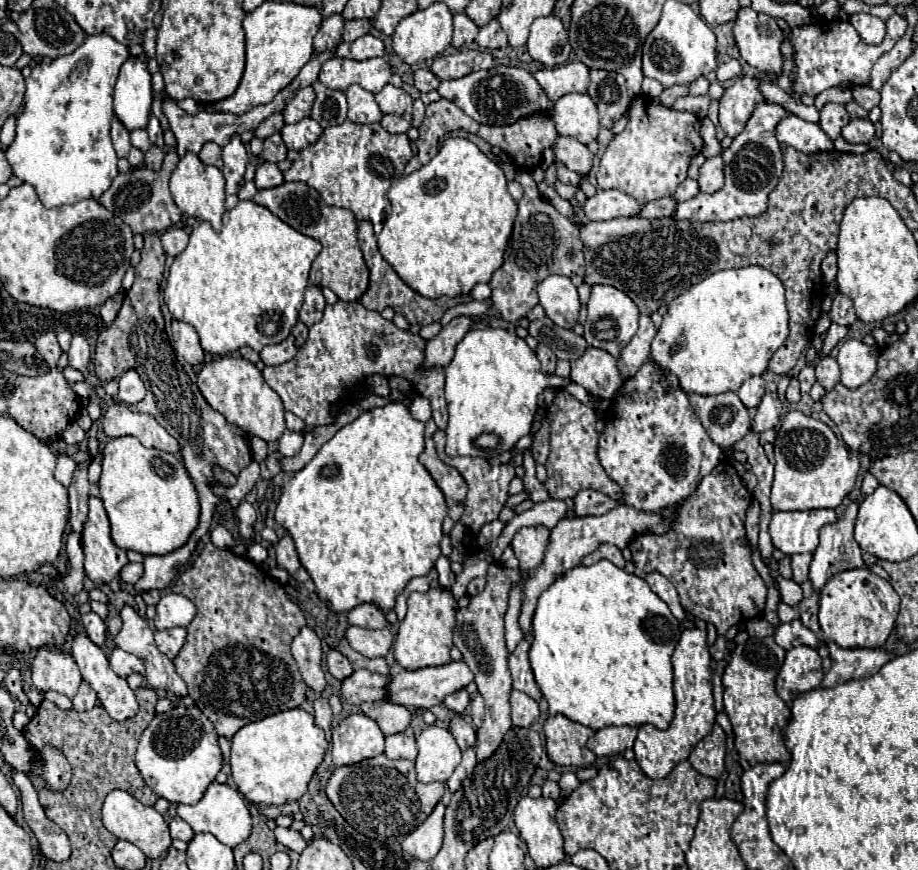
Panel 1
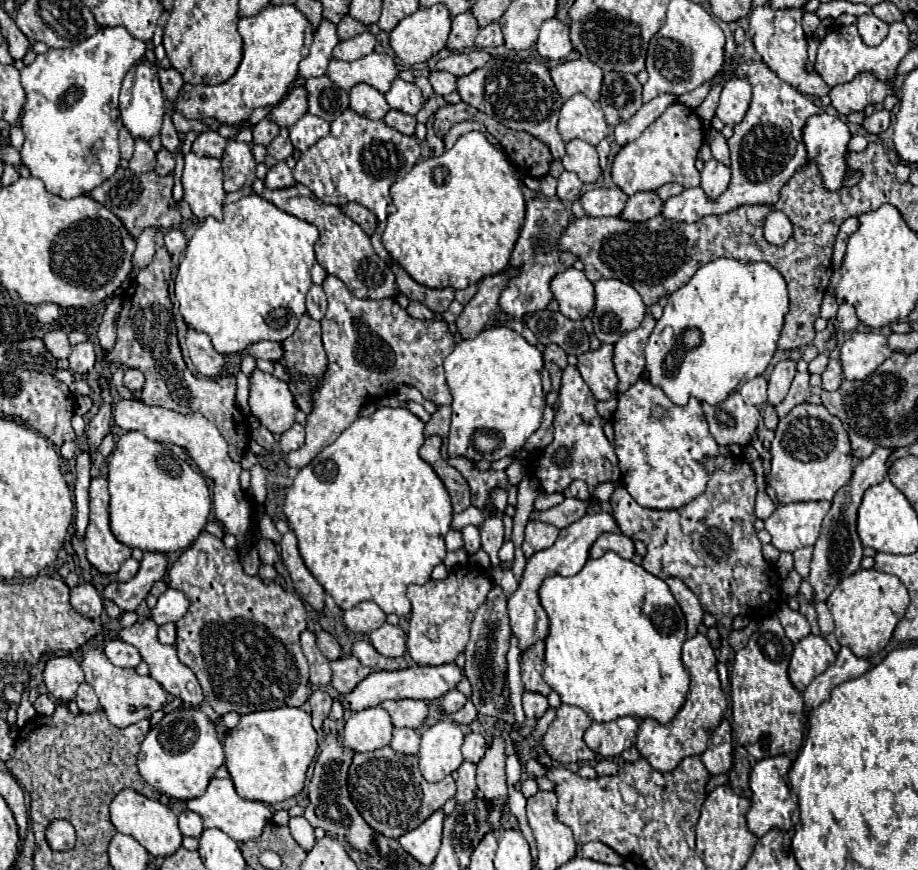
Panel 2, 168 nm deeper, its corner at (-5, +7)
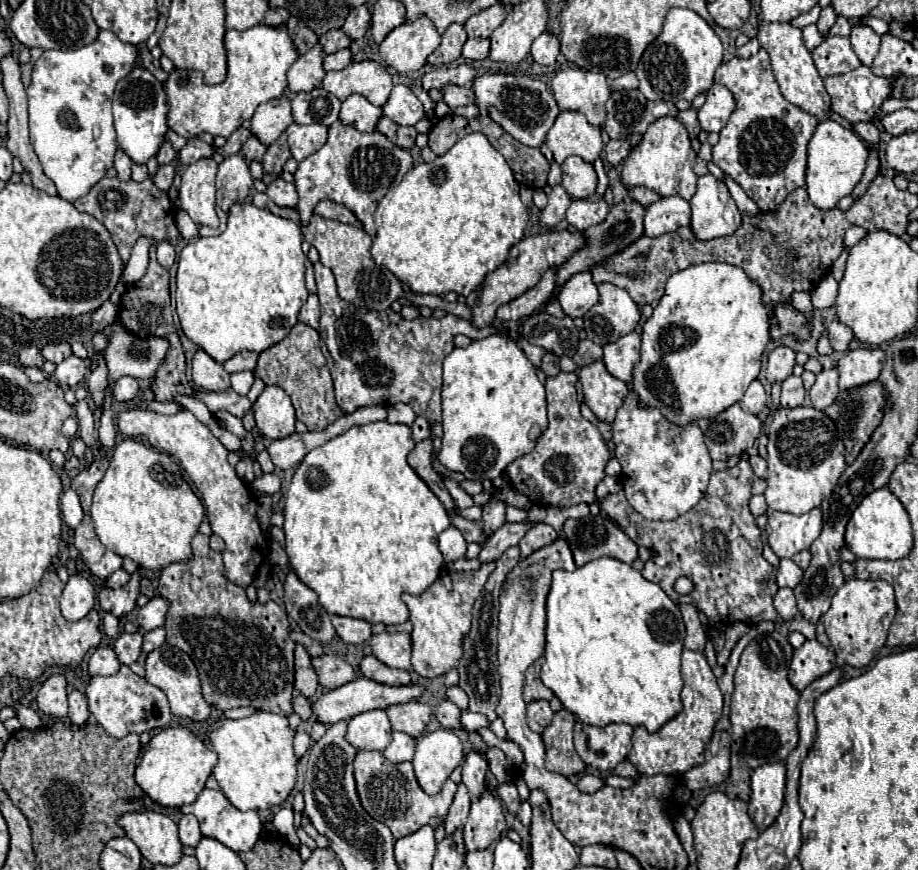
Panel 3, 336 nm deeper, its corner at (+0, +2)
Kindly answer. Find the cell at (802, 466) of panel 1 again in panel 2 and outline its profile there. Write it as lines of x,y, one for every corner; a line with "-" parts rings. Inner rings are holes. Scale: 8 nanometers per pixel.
798,404
784,420
778,422
776,438
770,446
772,452
772,488
782,504
828,500
852,478
852,448
848,432
840,420
824,406

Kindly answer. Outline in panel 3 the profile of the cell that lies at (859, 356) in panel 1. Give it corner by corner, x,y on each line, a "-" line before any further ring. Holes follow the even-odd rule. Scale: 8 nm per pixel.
865,347
865,349
855,349
845,353
837,365
839,389
845,391
877,381
883,363
885,363
885,353
881,349

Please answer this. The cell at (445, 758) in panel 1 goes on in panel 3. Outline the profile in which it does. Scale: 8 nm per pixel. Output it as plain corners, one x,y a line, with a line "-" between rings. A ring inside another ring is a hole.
449,729
427,733
415,749
413,769
421,789
427,795
437,795
451,771
463,761
463,743

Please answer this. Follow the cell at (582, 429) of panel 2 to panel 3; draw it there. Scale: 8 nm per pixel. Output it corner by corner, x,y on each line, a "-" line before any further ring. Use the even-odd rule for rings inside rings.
559,373
547,377
547,409
549,409
549,427
539,437
535,449
525,457
513,461
505,471
509,483
519,493
525,493
535,505
553,505
553,507
571,507
579,503
591,505
597,501
595,487
605,477
605,465
611,459
611,453
591,421
583,419
579,411
579,401
575,393
577,373

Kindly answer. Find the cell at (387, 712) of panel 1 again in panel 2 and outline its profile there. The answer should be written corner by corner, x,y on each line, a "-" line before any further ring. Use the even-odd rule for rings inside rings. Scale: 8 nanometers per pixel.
386,700
380,706
390,714
394,728
420,728
428,716
422,700

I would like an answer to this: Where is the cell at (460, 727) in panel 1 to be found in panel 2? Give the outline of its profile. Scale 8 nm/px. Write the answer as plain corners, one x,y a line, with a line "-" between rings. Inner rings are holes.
470,732
470,734
466,734
466,738
464,738
464,746
462,746
464,760
478,762
480,756
484,756
484,752
486,752
486,740
484,740
484,736
478,734
478,732

